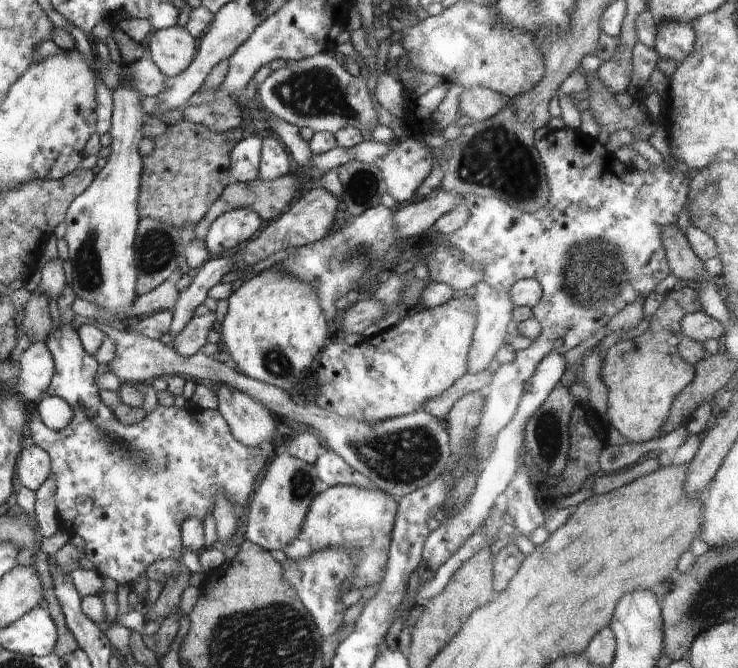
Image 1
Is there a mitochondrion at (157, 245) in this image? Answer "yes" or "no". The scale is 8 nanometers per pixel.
yes

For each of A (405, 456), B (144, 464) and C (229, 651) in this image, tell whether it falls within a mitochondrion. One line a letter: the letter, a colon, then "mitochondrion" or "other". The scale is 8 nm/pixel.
A: mitochondrion
B: mitochondrion
C: mitochondrion

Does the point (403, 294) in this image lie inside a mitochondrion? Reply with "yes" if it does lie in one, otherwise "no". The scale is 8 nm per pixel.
no

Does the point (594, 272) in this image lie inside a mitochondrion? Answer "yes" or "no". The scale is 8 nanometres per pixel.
yes

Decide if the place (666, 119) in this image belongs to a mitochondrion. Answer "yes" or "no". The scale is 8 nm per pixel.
no

